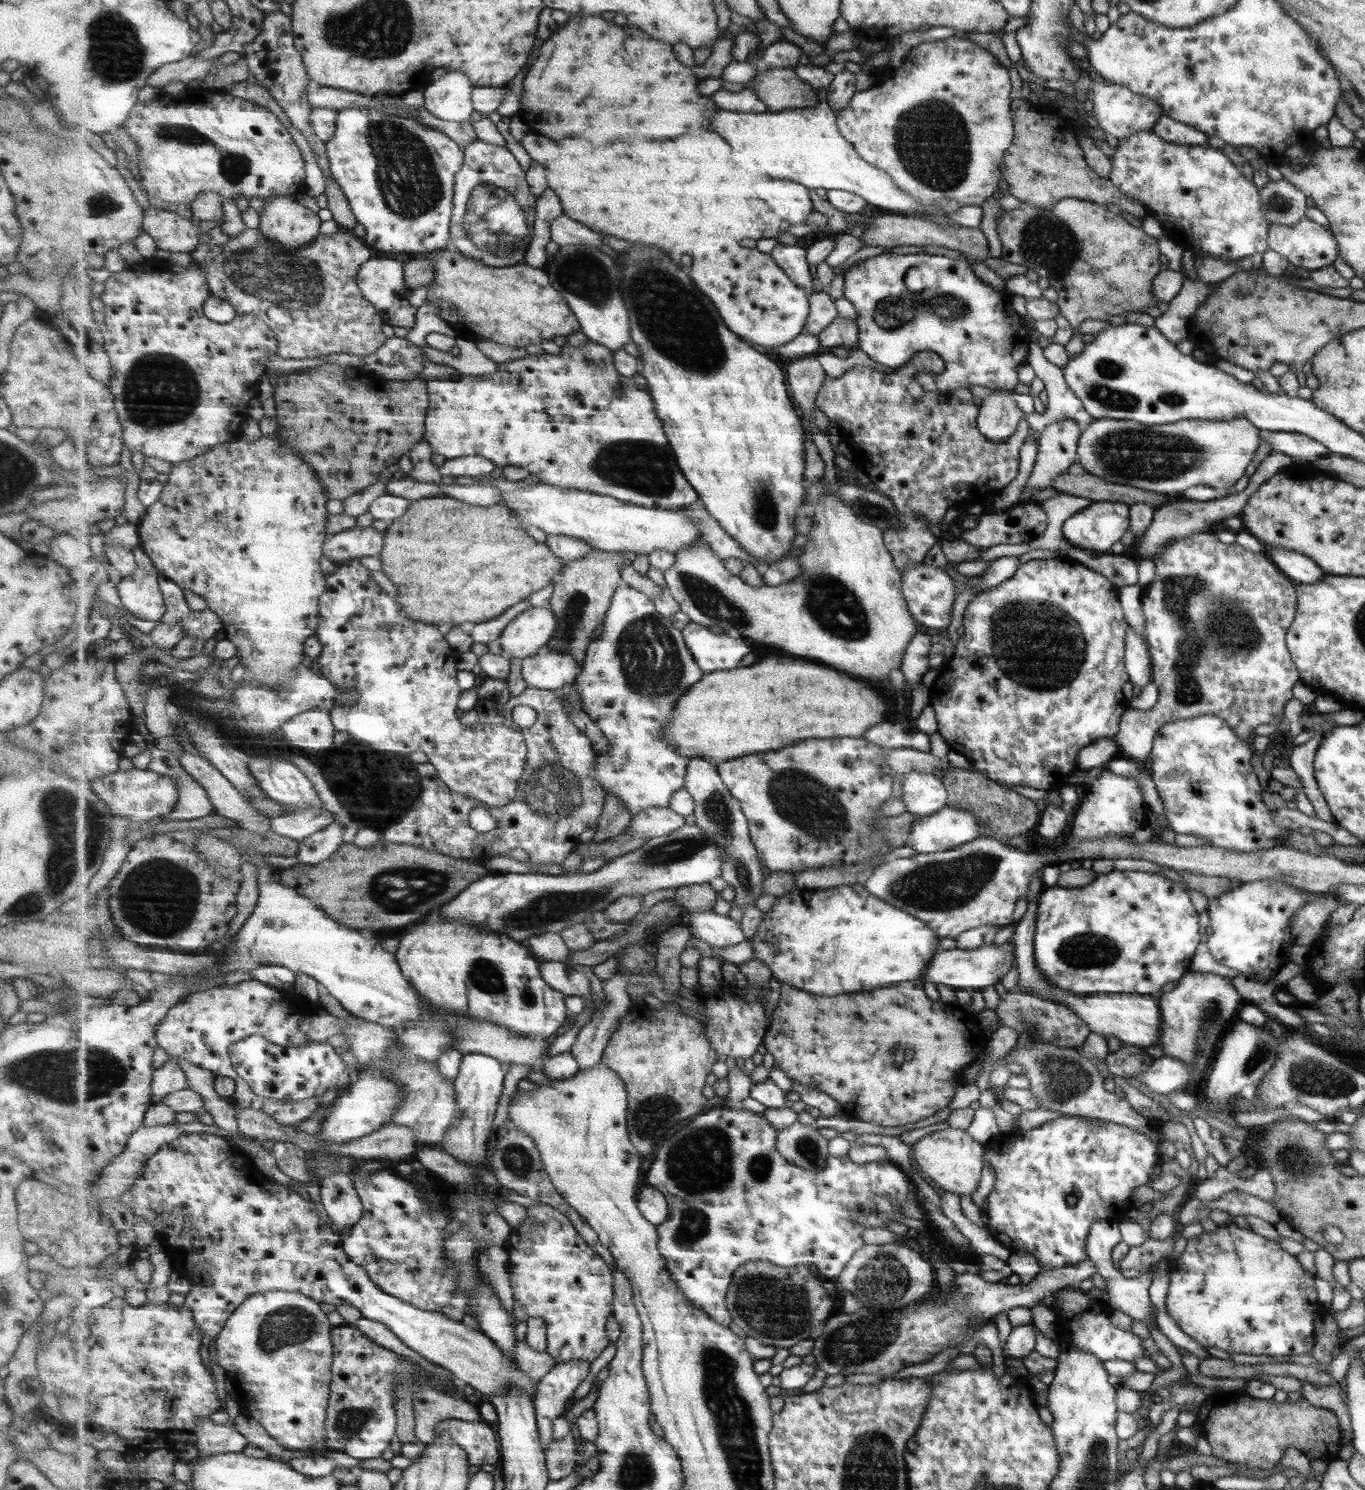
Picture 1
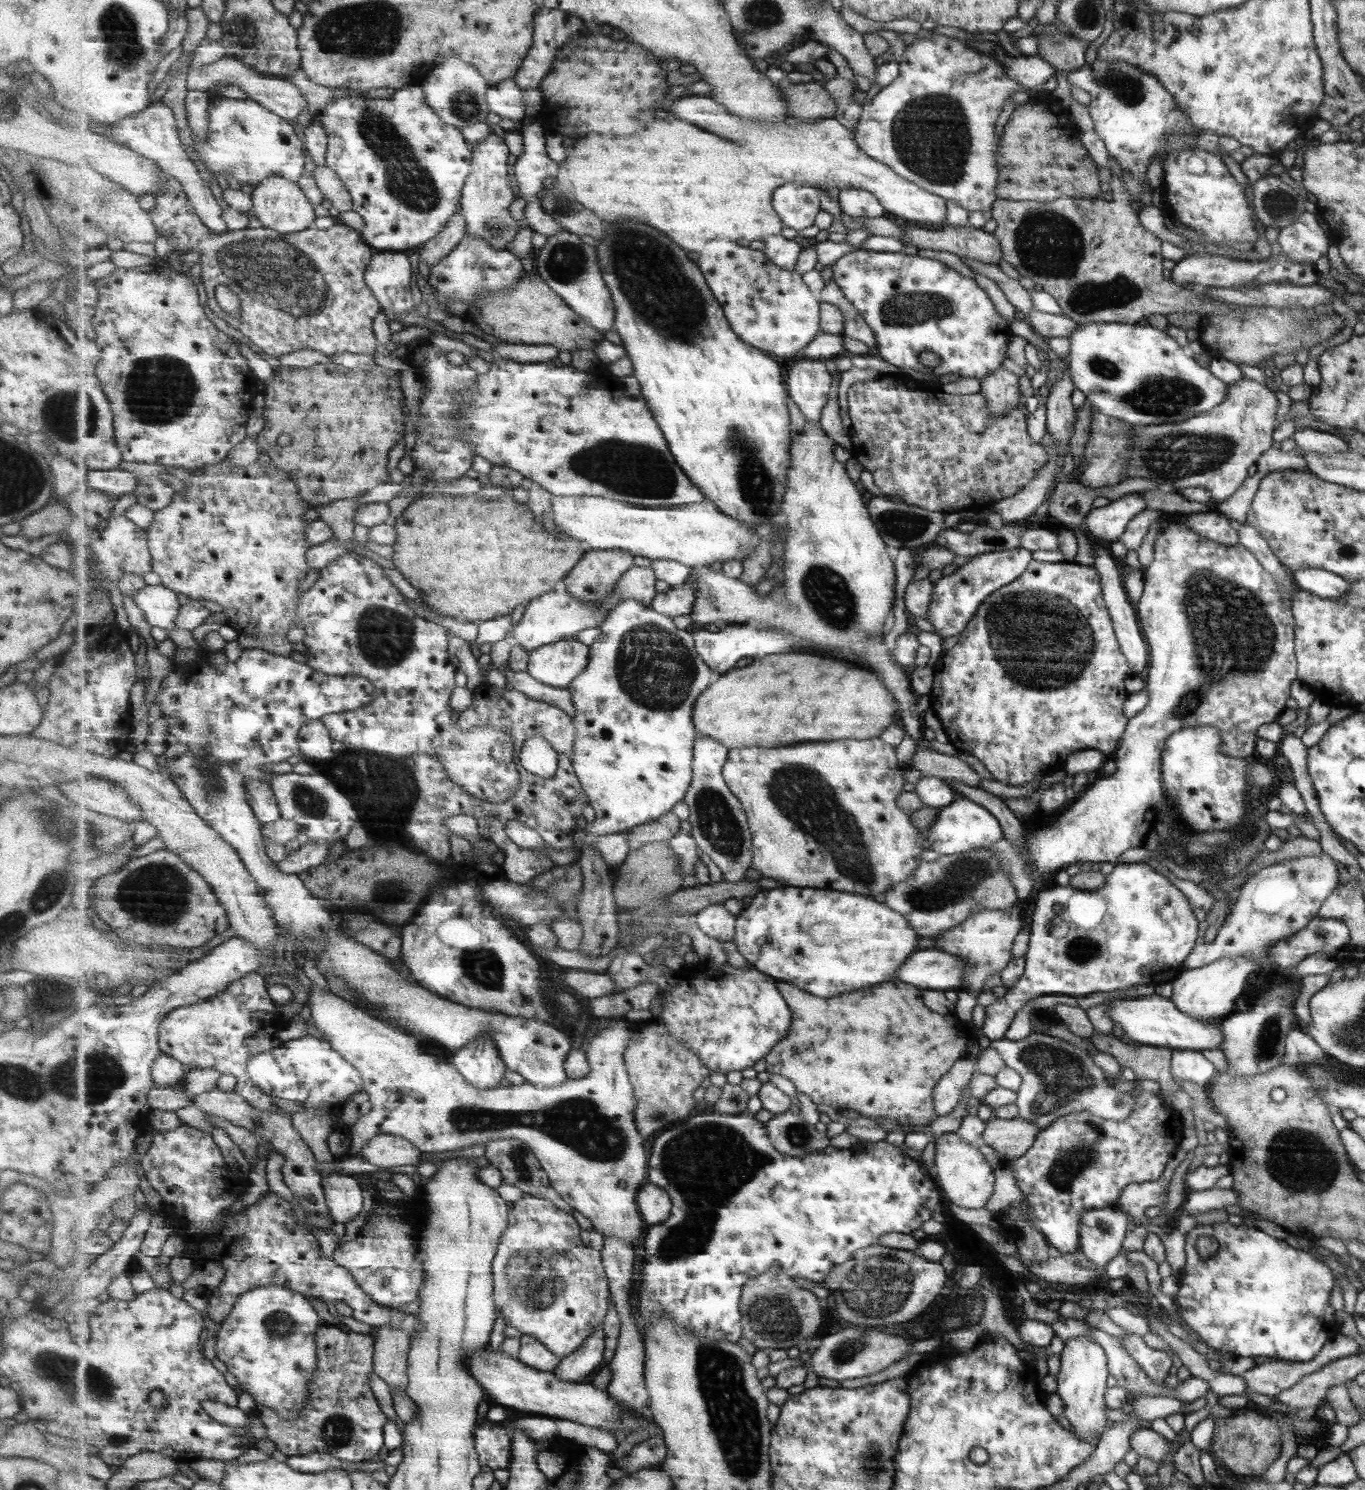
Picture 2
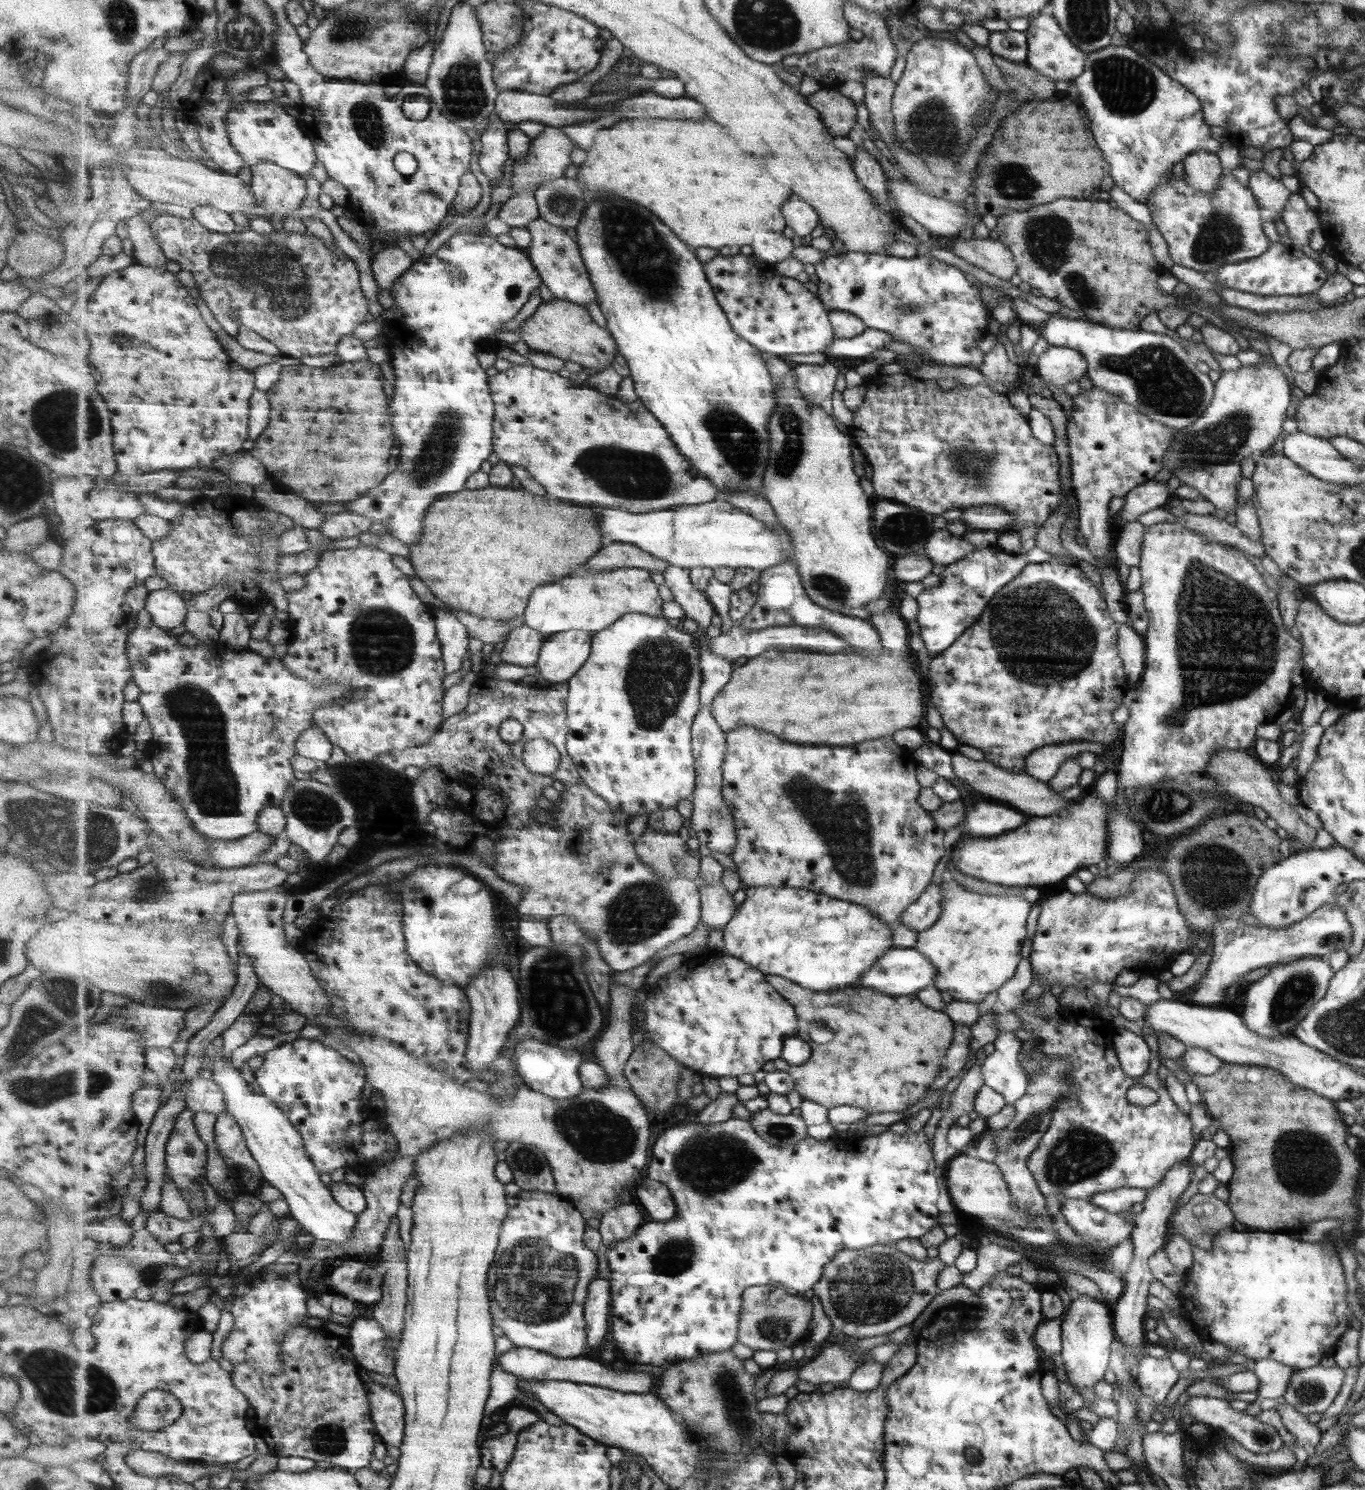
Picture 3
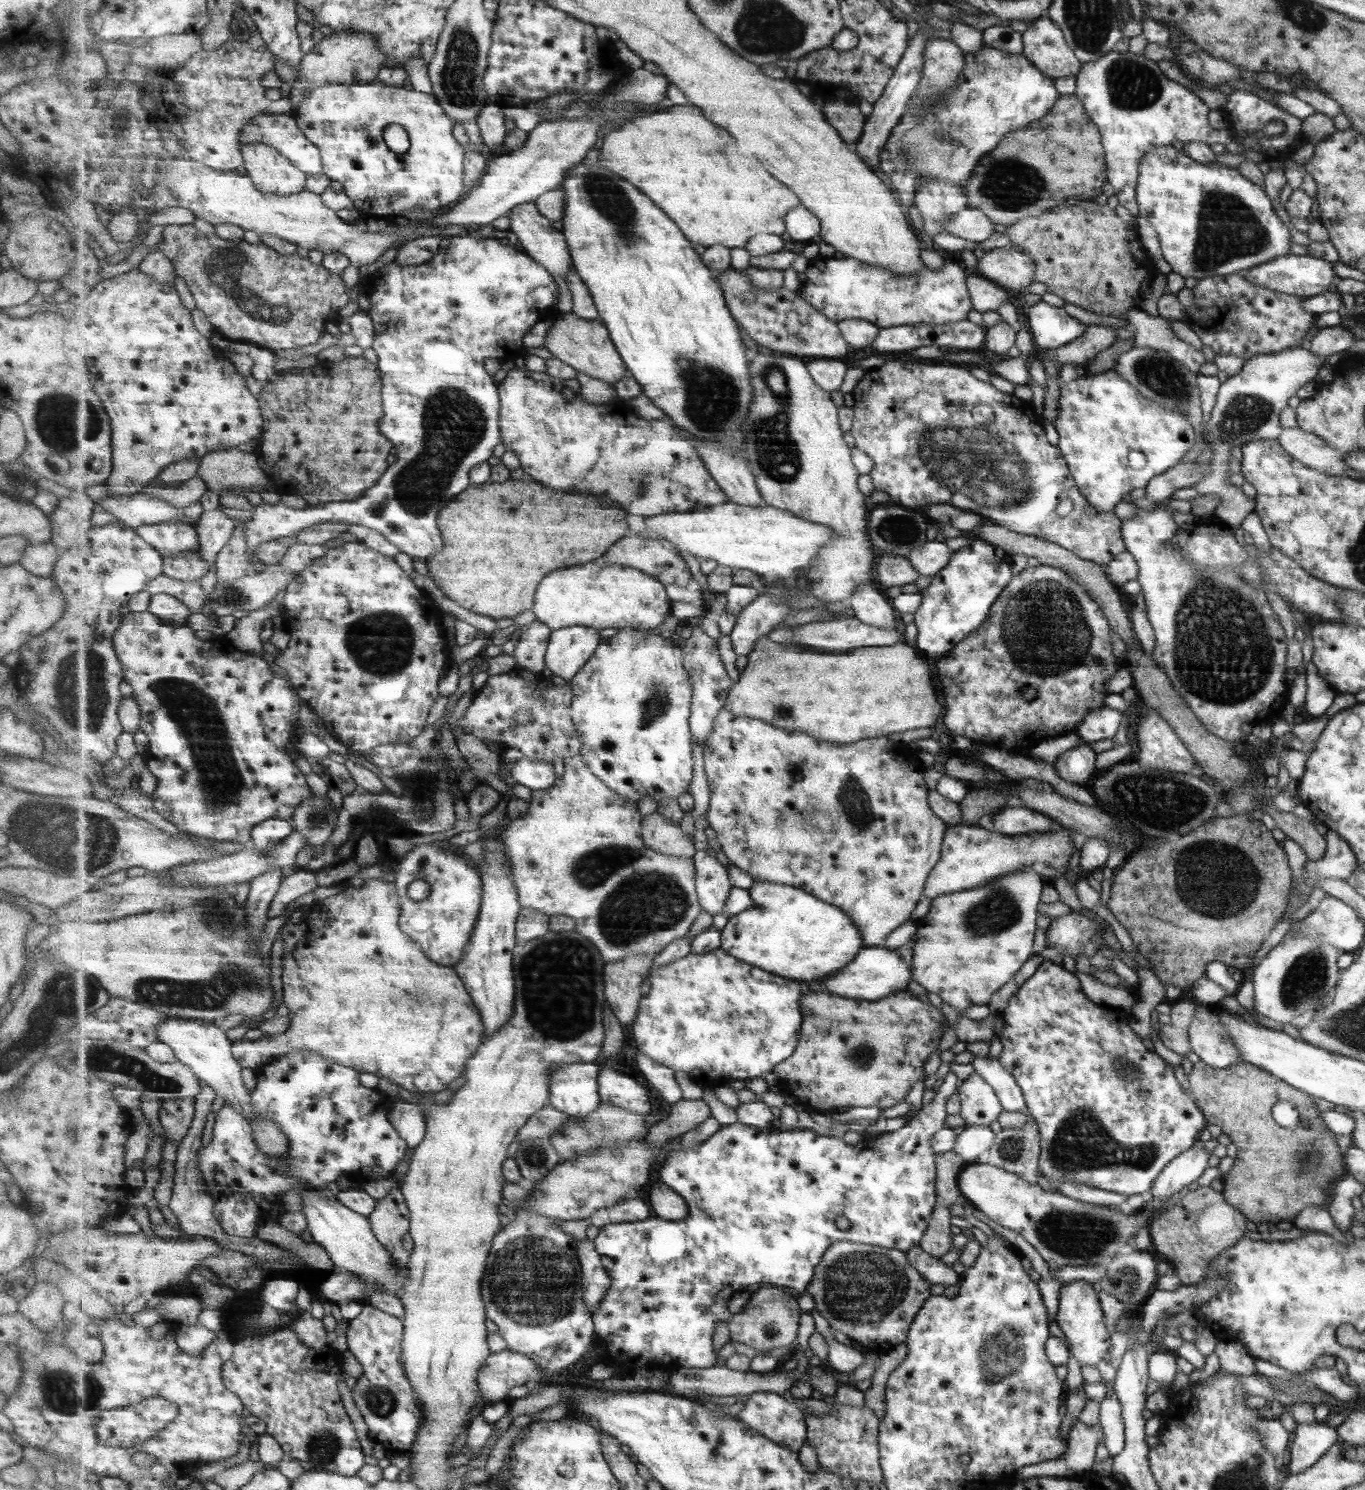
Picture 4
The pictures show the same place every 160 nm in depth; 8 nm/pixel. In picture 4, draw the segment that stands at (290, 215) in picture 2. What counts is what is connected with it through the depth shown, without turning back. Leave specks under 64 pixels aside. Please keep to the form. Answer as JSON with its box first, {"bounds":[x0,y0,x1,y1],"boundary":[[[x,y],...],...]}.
{"bounds":[244,144,308,196],"boundary":[[[245,144],[244,168],[256,188],[269,195],[289,196],[306,190],[308,176],[272,146]]]}

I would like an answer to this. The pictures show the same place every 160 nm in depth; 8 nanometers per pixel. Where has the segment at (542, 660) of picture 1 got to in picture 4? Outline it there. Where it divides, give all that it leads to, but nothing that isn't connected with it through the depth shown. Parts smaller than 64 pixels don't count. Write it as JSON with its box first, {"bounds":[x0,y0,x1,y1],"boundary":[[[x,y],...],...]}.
{"bounds":[546,626,603,682],"boundary":[[[573,626],[552,631],[546,654],[546,667],[555,677],[561,677],[566,682],[571,682],[588,664],[588,661],[596,655],[601,642],[603,642],[603,638],[595,627]]]}

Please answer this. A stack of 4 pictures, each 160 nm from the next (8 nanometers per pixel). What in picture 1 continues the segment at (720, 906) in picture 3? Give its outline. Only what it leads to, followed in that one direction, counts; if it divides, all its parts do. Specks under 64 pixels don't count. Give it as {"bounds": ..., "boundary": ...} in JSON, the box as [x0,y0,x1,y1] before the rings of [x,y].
{"bounds":[684,911,747,948],"boundary":[[[714,911],[688,913],[684,927],[691,930],[693,936],[707,942],[711,948],[727,948],[747,940],[740,922],[734,922],[728,915],[719,915]]]}

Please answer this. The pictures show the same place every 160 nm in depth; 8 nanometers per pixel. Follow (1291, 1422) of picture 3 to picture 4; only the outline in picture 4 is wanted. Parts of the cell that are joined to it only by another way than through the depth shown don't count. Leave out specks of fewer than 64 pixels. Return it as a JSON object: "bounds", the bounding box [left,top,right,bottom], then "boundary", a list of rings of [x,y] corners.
{"bounds":[1287,1423,1338,1474],"boundary":[[[1299,1423],[1293,1430],[1290,1442],[1290,1461],[1287,1474],[1309,1468],[1336,1440],[1338,1434],[1333,1427],[1321,1423]]]}

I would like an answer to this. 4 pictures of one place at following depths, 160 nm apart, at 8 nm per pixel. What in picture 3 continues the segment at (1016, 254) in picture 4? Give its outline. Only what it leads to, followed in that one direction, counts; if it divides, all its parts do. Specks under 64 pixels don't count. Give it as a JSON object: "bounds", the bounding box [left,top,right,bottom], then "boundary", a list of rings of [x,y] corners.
{"bounds":[951,237,1016,280],"boundary":[[[972,237],[970,240],[951,240],[951,250],[955,256],[965,260],[989,274],[1009,280],[1016,272],[1016,261],[1012,251],[1003,243],[988,238]]]}

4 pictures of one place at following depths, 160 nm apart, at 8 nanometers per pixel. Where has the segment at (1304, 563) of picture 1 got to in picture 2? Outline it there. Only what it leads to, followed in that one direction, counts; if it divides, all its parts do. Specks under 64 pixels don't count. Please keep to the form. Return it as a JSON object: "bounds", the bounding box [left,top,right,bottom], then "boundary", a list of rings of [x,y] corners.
{"bounds":[1289,568,1349,599],"boundary":[[[1300,568],[1289,571],[1297,589],[1326,599],[1336,599],[1346,593],[1349,581],[1320,568]]]}

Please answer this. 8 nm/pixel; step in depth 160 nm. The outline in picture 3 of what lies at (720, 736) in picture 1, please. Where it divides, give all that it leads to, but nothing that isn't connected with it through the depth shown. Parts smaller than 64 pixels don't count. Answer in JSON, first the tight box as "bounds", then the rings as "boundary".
{"bounds":[711,652,923,745],"boundary":[[[769,652],[765,656],[749,659],[744,665],[734,670],[731,682],[725,686],[723,692],[715,698],[711,713],[717,721],[717,725],[726,733],[737,730],[741,727],[753,727],[765,732],[770,732],[789,740],[789,742],[799,742],[799,744],[817,744],[817,745],[850,745],[862,743],[868,740],[877,740],[881,737],[892,735],[901,730],[901,728],[915,729],[915,726],[921,722],[923,716],[923,696],[921,696],[921,684],[923,680],[917,678],[917,674],[911,668],[911,662],[897,660],[893,652],[883,652],[881,658],[863,658],[863,656],[845,656],[845,654],[815,654],[815,652]]]}

